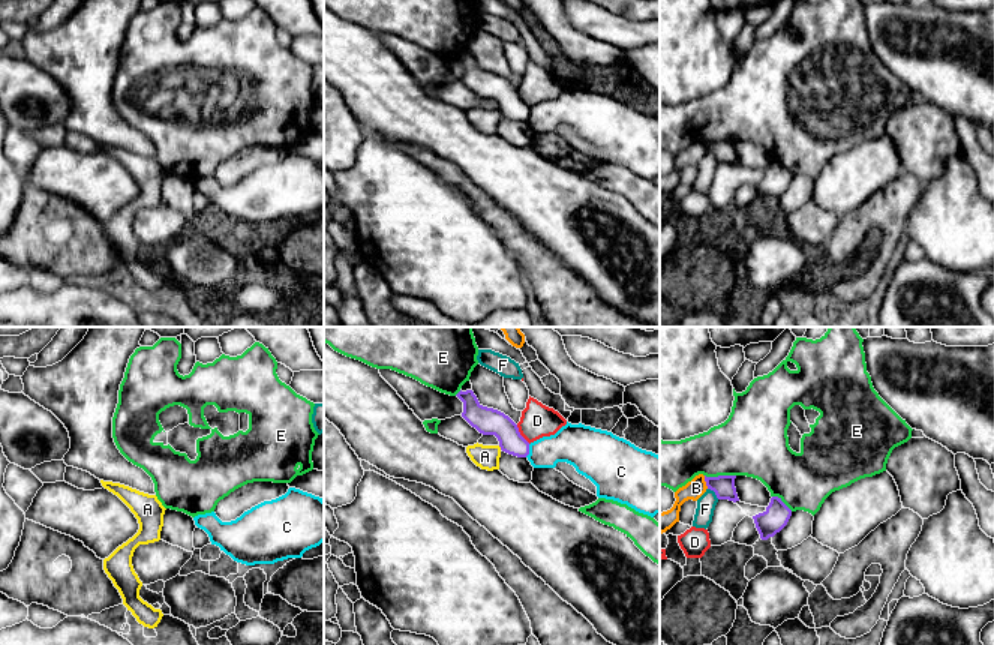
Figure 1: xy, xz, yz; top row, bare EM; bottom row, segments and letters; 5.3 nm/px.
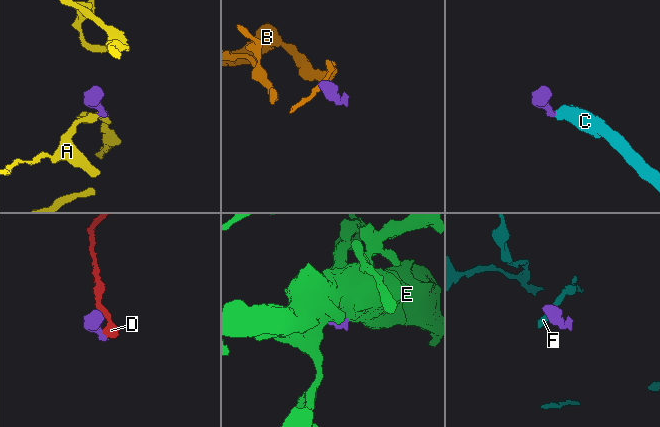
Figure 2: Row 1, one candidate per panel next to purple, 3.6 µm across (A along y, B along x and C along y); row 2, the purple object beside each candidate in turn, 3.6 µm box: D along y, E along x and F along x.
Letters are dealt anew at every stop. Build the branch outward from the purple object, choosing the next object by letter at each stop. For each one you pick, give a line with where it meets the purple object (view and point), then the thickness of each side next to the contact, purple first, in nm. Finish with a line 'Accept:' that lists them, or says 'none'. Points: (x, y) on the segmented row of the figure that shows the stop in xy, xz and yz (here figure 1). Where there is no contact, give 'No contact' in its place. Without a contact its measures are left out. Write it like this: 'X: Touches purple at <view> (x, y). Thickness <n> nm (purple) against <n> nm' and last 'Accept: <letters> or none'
Accept: none

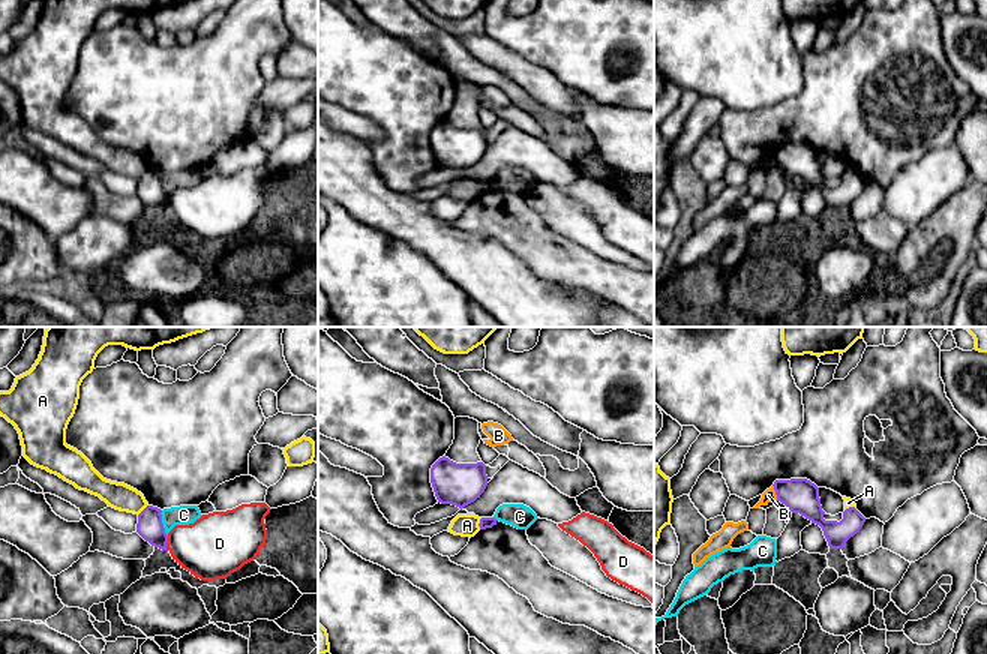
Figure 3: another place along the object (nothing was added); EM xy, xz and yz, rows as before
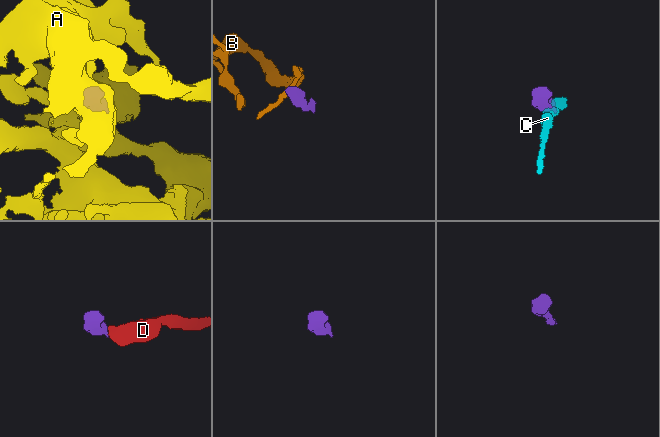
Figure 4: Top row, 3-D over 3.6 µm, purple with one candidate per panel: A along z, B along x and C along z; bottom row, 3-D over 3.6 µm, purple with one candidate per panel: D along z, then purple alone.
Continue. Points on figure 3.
Accept: none

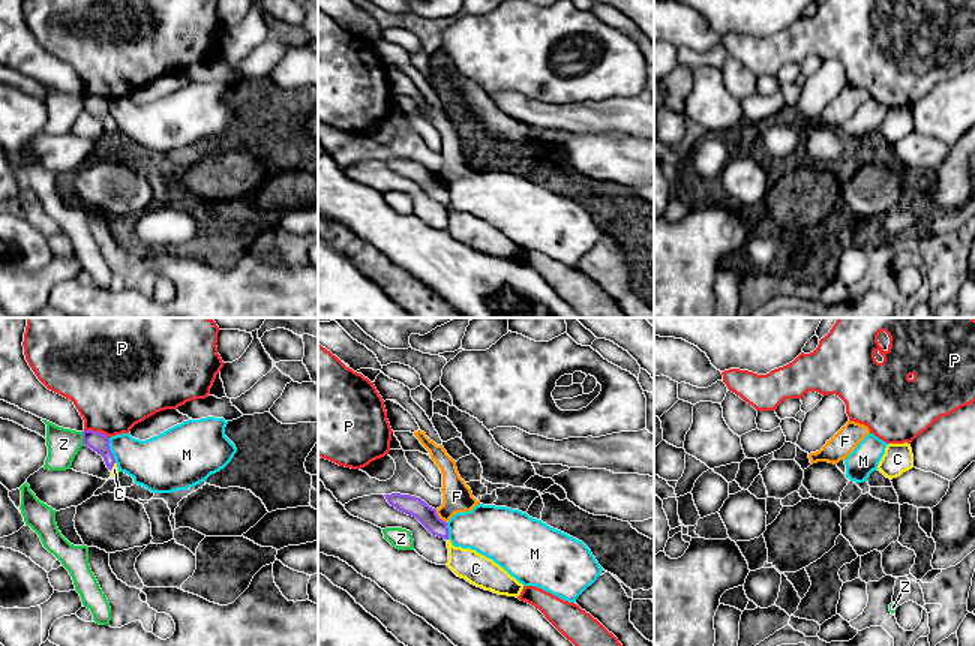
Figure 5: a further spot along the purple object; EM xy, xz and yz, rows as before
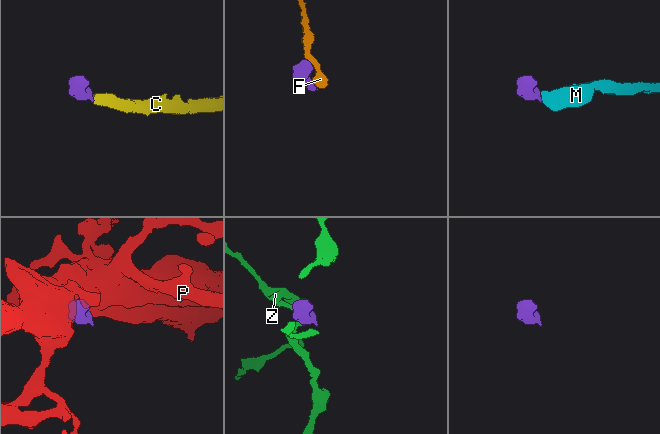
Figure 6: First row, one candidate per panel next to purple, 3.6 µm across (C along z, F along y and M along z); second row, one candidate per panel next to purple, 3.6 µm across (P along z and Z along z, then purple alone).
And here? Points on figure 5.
C: Touches purple at xy (113, 465). Thickness 100 nm (purple) against 40 nm
Accept: C

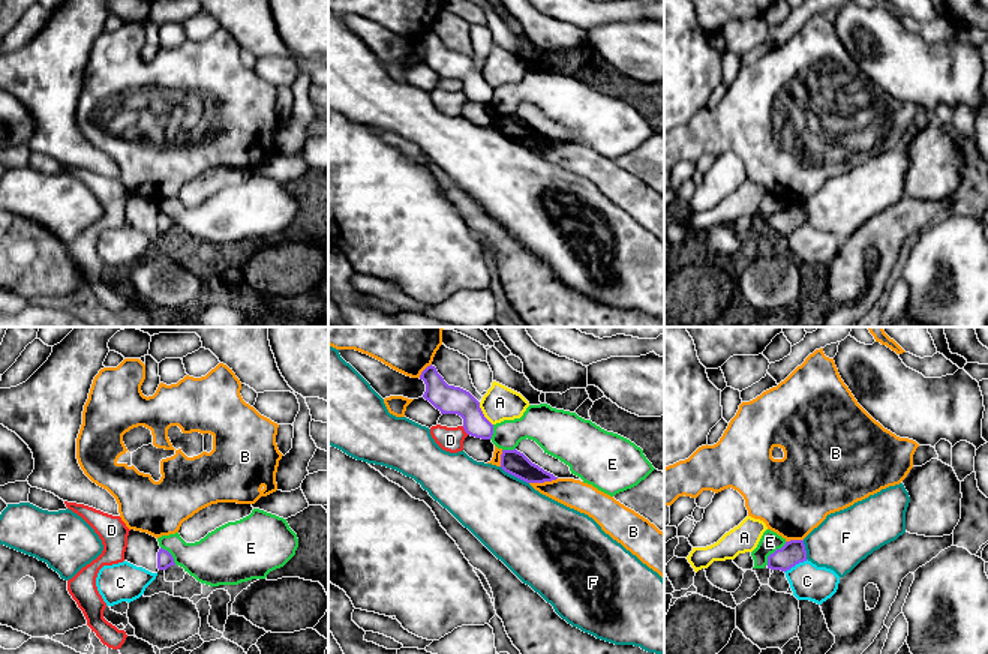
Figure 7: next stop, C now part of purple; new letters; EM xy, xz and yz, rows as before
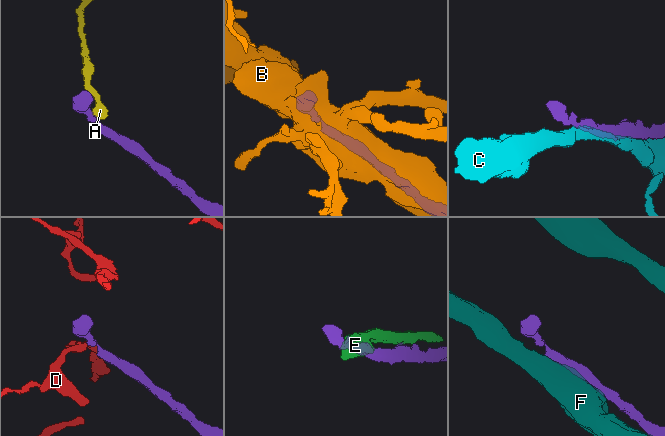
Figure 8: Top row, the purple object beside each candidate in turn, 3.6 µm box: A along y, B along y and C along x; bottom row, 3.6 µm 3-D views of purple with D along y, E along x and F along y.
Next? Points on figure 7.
Accept: none

